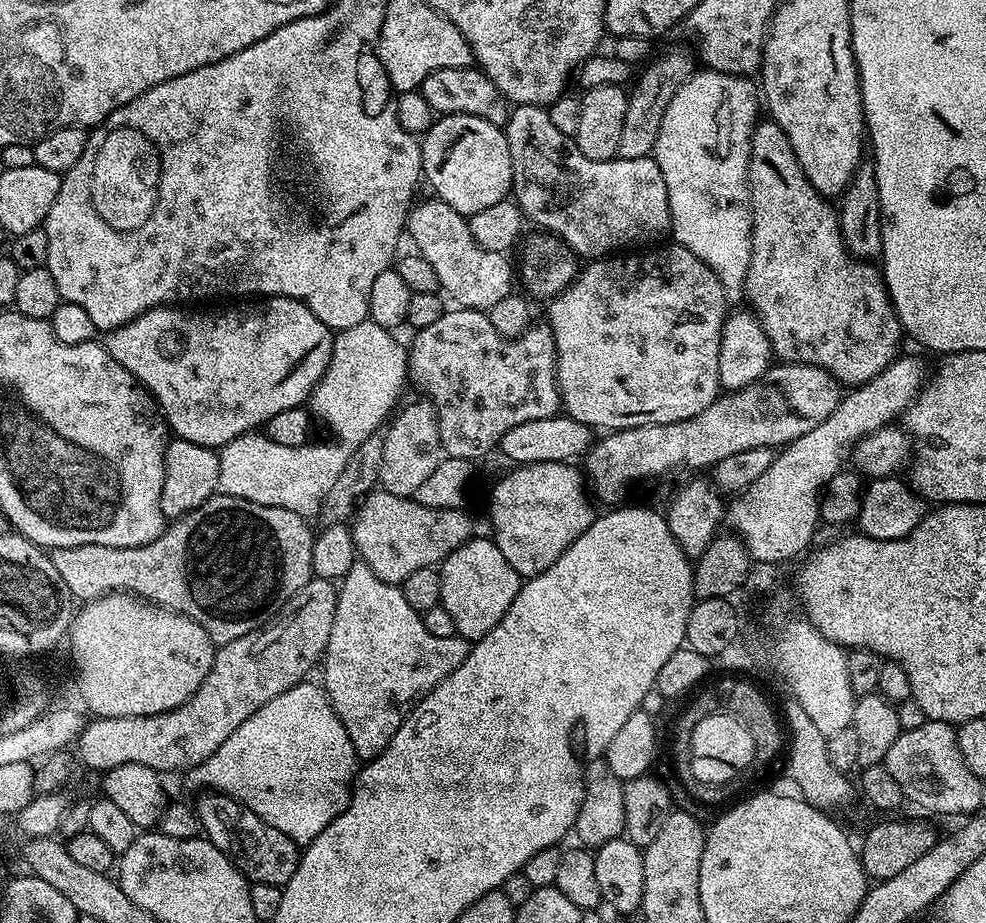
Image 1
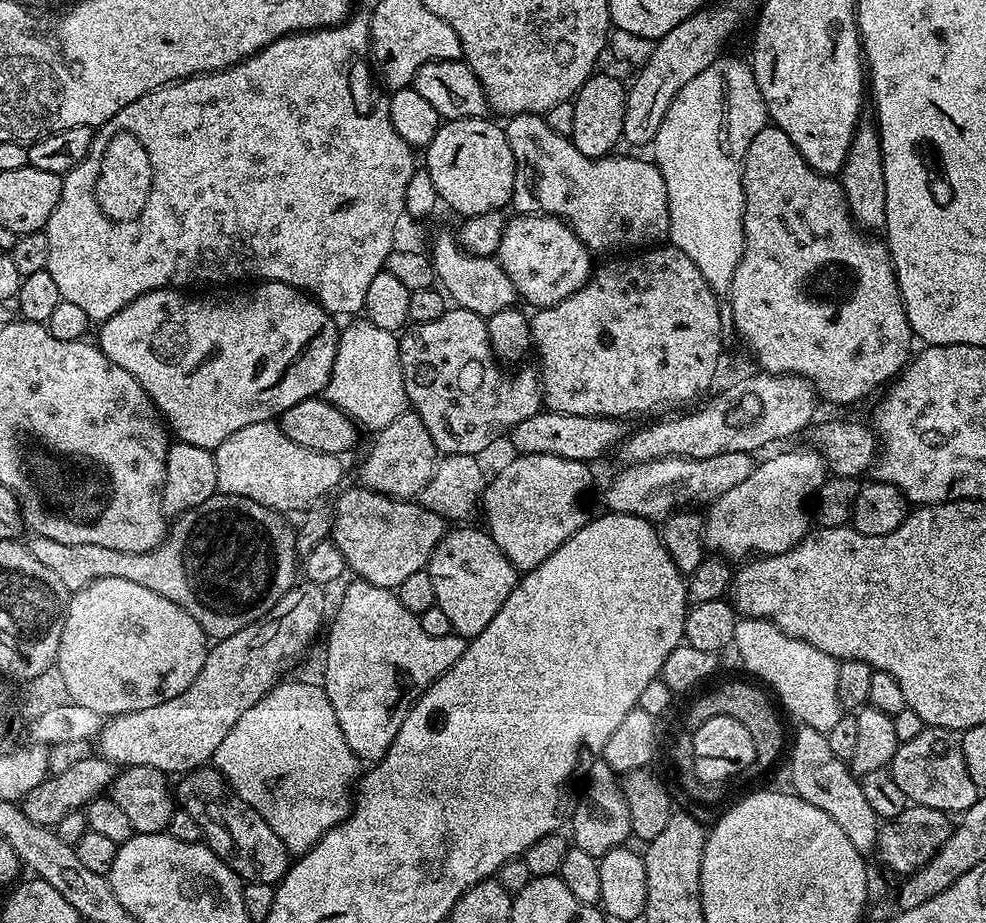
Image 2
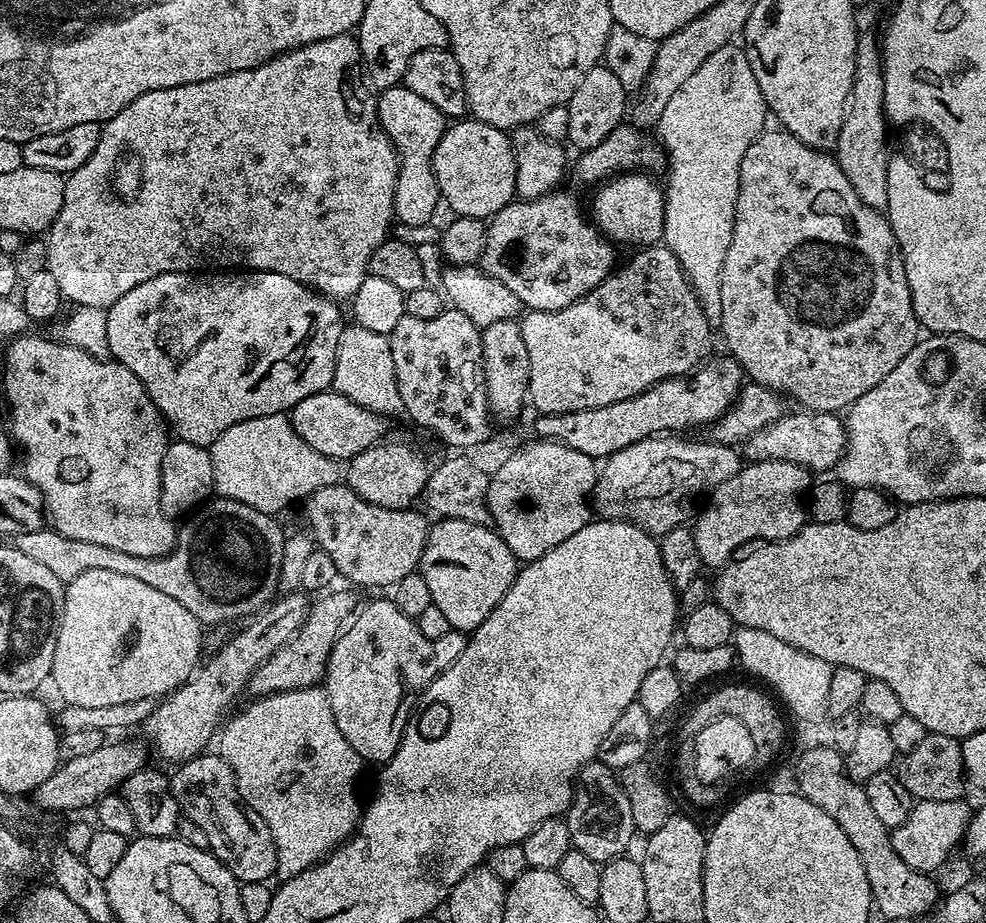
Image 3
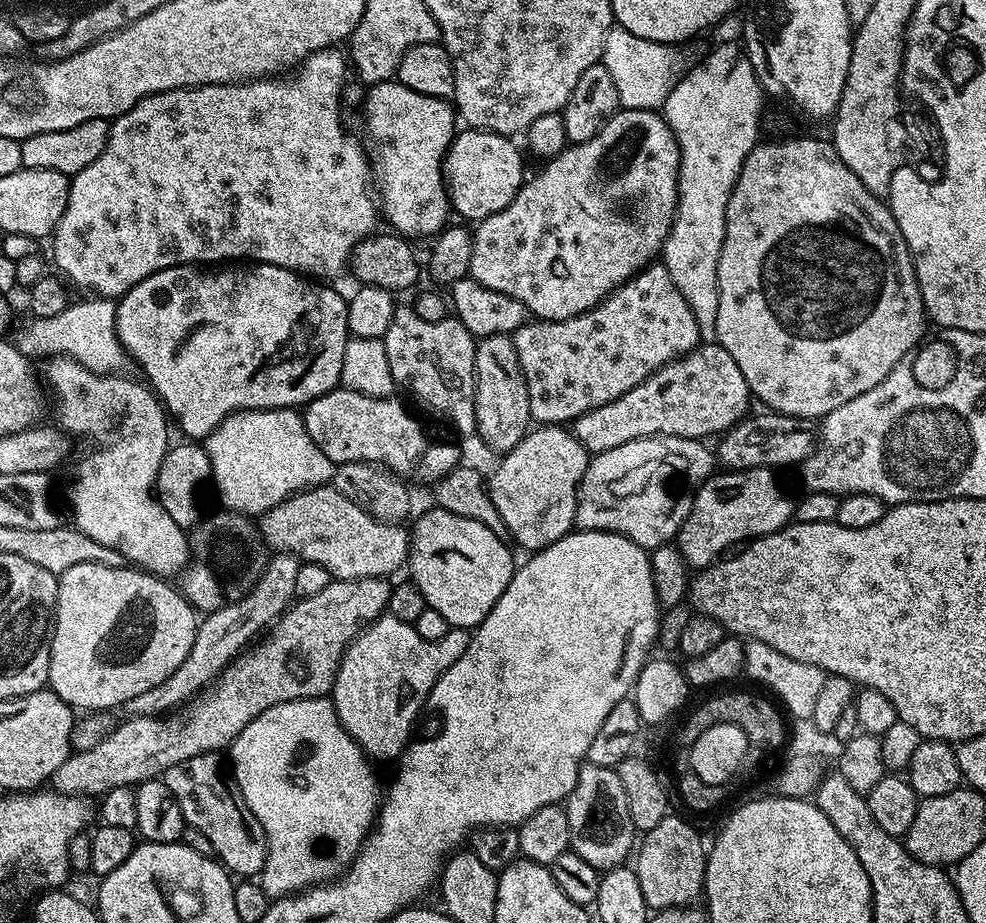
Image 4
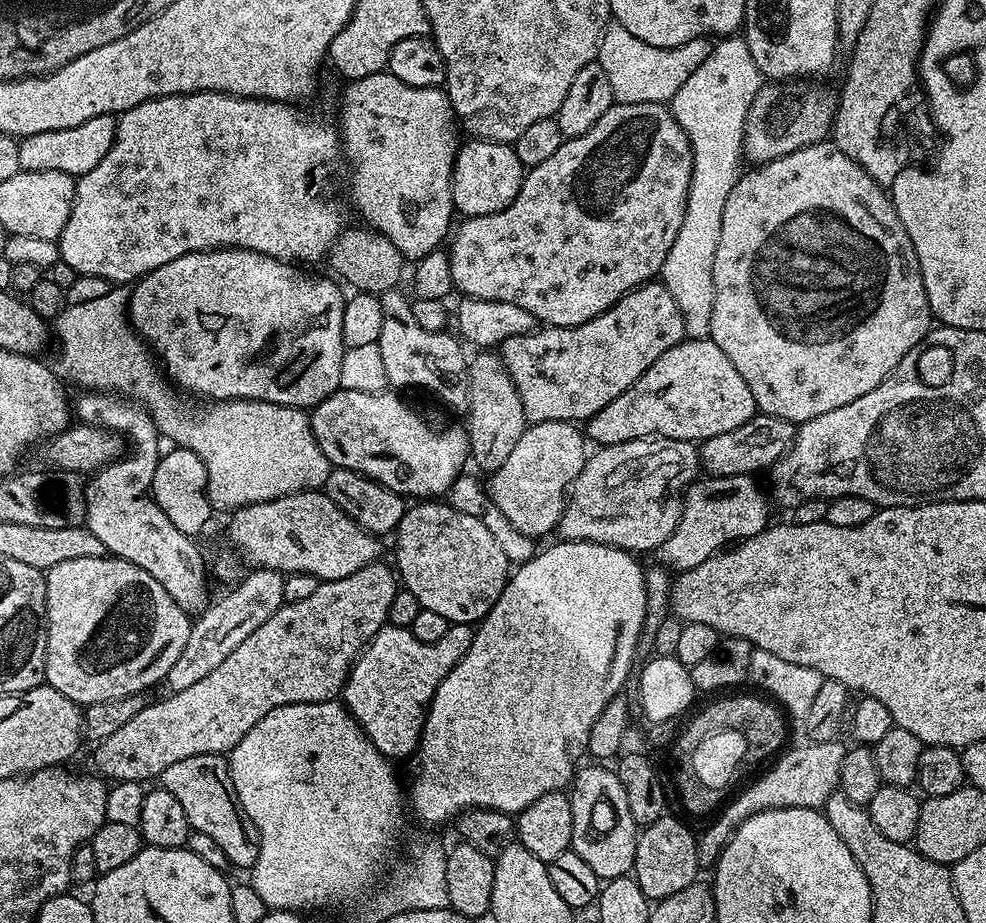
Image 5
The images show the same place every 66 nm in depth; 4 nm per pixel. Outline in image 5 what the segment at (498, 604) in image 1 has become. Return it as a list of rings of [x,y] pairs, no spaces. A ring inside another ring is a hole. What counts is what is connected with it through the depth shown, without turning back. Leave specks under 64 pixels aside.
[[[416,502],[405,511],[404,517],[398,522],[394,533],[396,539],[395,571],[401,585],[414,598],[418,598],[421,608],[435,610],[446,618],[449,624],[475,625],[484,616],[508,585],[510,563],[501,548],[494,542],[490,530],[486,530],[478,518],[460,513],[447,502]]]

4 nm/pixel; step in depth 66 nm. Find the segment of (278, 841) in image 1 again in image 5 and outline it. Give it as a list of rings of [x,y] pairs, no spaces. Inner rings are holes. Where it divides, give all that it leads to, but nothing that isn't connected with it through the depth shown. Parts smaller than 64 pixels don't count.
[[[211,752],[194,754],[194,758],[182,758],[182,762],[166,766],[158,780],[163,788],[174,794],[174,798],[178,798],[191,831],[214,838],[233,869],[252,869],[260,853],[260,835],[254,822],[250,822],[250,814],[246,814],[238,802],[234,782],[228,773],[228,762],[223,755]]]

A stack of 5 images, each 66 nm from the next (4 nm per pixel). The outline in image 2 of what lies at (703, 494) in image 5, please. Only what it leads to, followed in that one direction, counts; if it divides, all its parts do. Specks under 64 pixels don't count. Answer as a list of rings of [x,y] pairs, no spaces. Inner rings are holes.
[[[796,448],[793,452],[780,452],[769,460],[753,467],[748,478],[738,482],[738,486],[726,490],[726,494],[717,496],[707,505],[704,516],[704,542],[713,553],[724,558],[755,554],[757,557],[777,556],[803,542],[810,531],[810,509],[814,504],[816,489],[824,485],[826,465],[819,451],[808,448]]]

